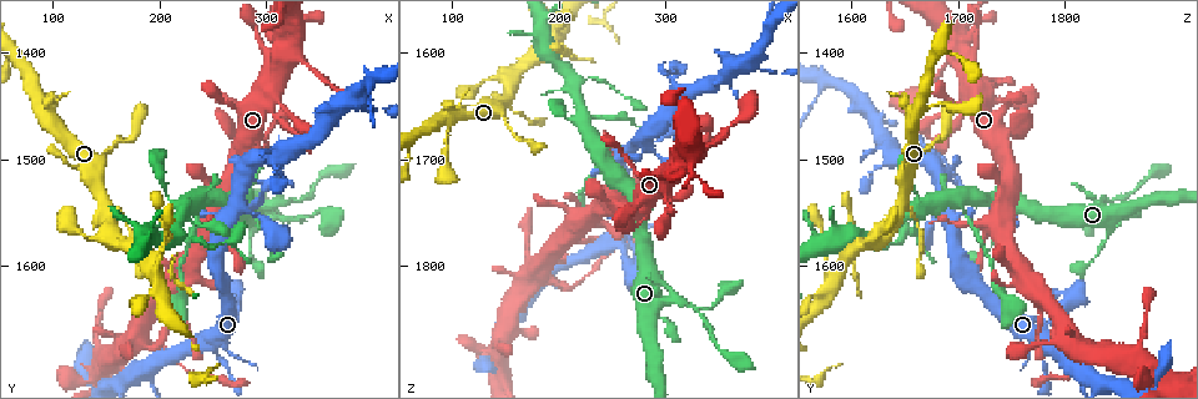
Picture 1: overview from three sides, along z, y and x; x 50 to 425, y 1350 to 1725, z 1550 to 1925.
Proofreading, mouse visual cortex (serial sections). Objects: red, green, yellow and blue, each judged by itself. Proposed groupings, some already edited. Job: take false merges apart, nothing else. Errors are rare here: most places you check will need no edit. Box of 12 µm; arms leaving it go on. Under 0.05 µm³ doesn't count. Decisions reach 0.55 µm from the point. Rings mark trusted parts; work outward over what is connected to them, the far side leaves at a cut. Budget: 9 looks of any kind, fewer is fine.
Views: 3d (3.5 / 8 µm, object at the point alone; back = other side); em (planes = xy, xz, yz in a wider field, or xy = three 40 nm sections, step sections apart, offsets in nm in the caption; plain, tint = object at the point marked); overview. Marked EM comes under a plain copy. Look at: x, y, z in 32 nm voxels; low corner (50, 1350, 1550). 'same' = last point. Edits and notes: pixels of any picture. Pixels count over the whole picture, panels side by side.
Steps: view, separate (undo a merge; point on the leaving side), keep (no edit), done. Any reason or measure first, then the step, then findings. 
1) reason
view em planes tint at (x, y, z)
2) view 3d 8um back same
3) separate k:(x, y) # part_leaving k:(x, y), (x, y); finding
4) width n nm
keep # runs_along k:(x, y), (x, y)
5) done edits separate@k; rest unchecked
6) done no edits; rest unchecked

sharp bend
view 3d 3.5um at (248, 1678, 1778)

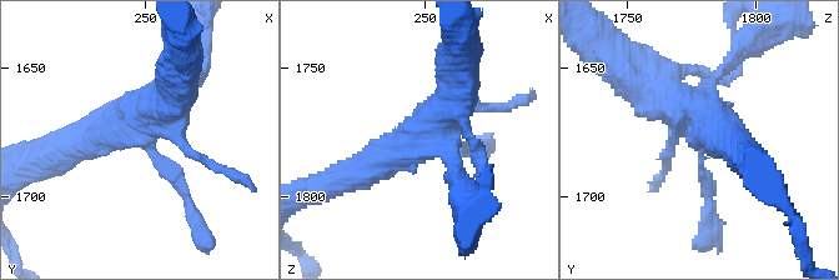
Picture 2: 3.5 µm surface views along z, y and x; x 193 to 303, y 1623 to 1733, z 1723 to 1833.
keep # runs_along 2:(654, 81), (696, 111), (708, 208); one cell here

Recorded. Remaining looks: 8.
abrupt turn
view 3d 3.5um at (312, 1520, 1700)

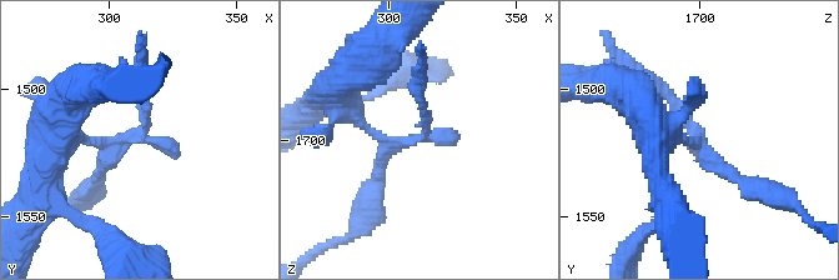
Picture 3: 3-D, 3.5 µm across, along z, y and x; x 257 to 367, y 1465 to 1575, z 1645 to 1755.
need the tissue
view em planes tint at (312, 1518, 1699)

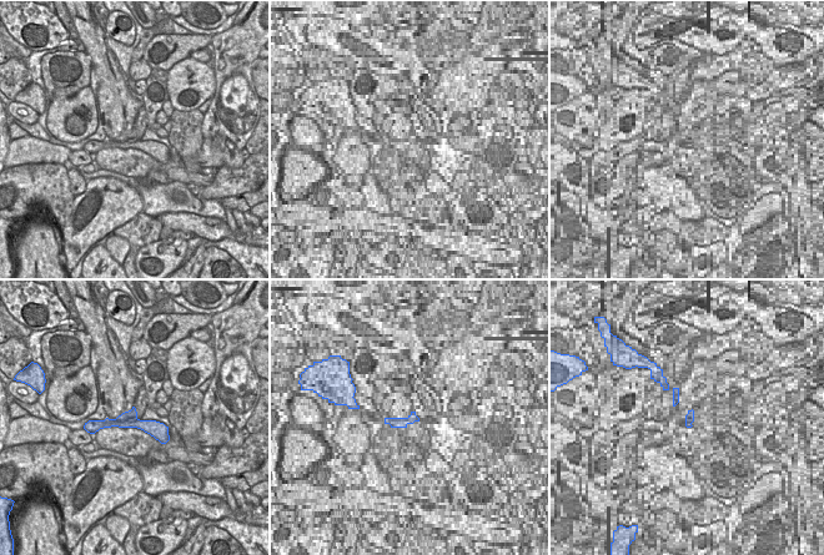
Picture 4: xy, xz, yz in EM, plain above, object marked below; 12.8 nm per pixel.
keep # runs_along 4:(91, 428), (135, 422), (165, 437); one cell here

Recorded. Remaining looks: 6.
two arms in line, one across
view 3d 3.5um at (242, 1536, 1702)

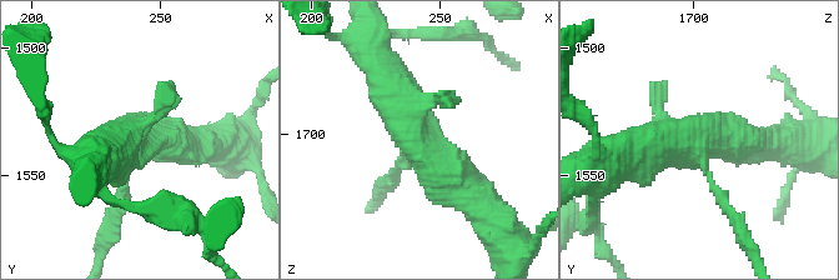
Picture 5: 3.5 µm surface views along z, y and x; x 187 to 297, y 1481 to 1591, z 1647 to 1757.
need the tissue
view em xy step 5 tint at (240, 1537, 1700)

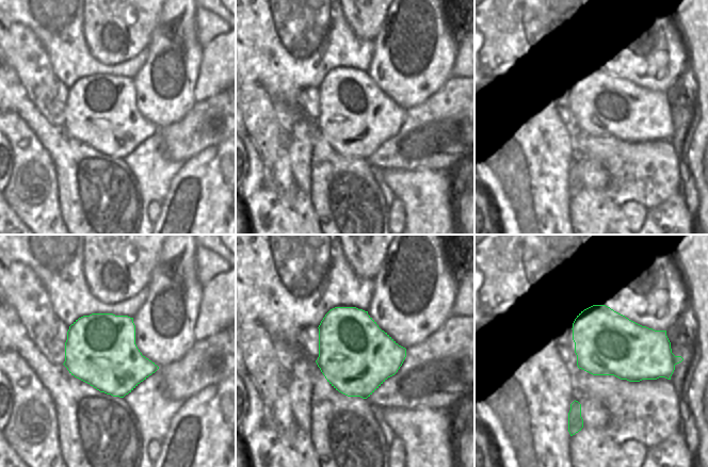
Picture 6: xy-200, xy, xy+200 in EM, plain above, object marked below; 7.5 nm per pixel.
width 550 nm
keep # runs_along 5:(475, 196), (417, 143), (382, 65); all the same cell

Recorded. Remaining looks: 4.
view 3d 8um at (184, 1592, 1596)

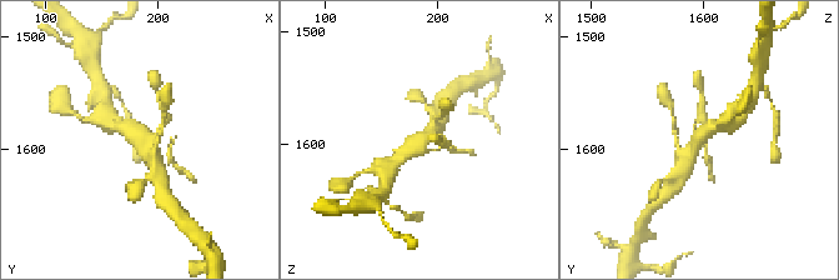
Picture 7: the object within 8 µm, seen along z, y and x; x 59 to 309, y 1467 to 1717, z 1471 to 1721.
view em planes tint at (186, 1590, 1596)

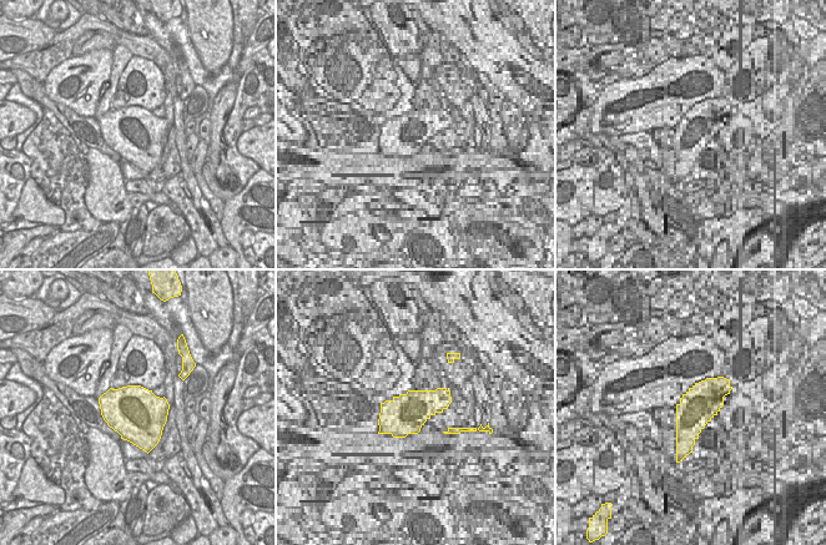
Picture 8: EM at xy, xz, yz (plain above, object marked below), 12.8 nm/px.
keep # runs_along 7:(115, 125), (130, 128), (156, 166); continuous, no second cell

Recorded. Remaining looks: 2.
done no edits; rest unchecked

